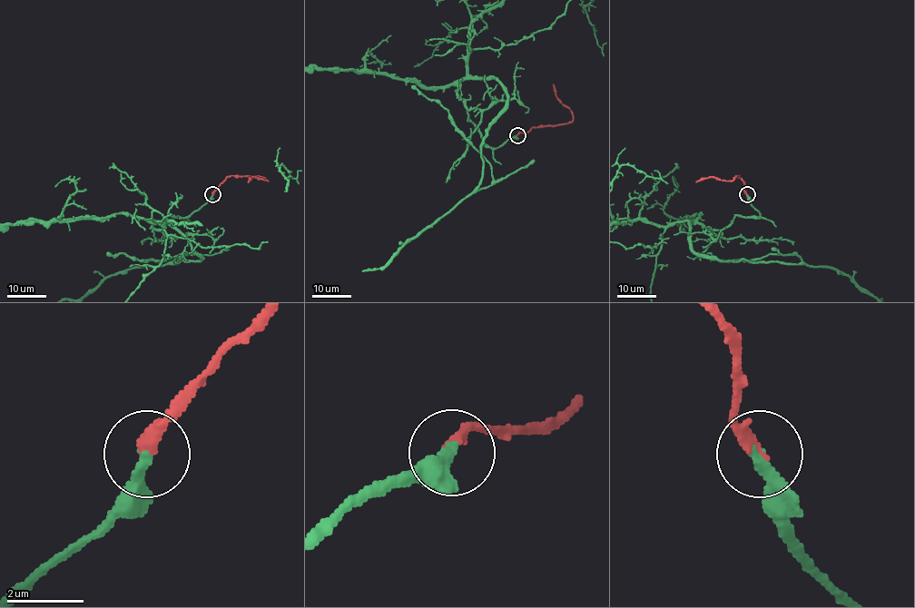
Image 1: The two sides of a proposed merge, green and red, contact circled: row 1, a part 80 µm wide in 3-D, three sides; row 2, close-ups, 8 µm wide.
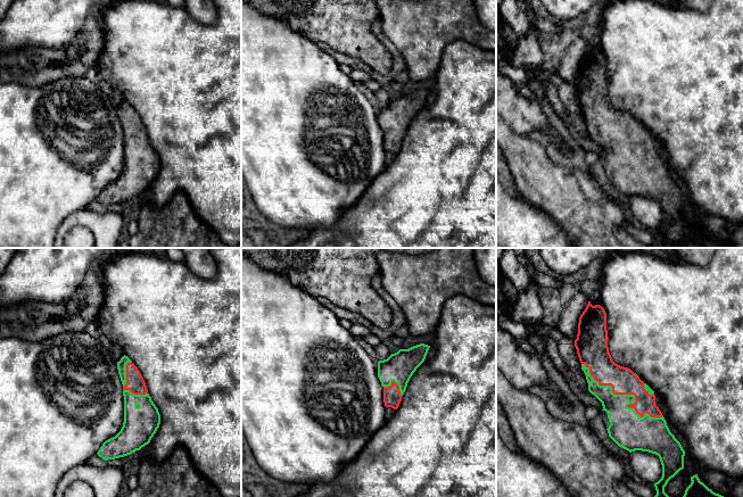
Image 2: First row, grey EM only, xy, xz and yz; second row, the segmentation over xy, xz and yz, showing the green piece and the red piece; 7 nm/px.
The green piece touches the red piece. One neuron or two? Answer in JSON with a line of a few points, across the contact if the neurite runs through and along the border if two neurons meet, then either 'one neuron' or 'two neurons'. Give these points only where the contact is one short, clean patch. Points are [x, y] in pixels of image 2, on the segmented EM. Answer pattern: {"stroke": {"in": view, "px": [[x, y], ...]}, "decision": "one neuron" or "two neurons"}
{"decision": "one neuron"}

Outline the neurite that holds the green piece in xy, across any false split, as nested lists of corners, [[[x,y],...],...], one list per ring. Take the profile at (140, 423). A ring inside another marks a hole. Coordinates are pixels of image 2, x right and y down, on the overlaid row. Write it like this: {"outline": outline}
{"outline": [[[124,355],[117,362],[117,370],[123,384],[124,422],[121,431],[98,450],[98,456],[105,461],[140,450],[150,442],[160,424],[158,408],[134,363]]]}

